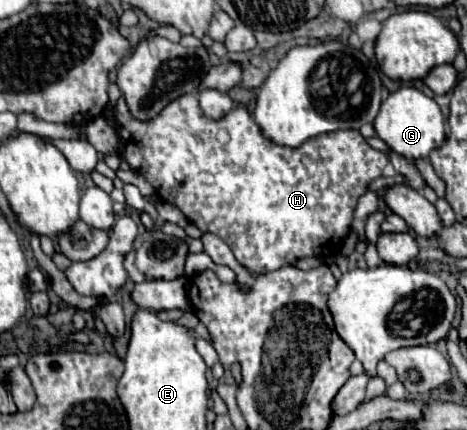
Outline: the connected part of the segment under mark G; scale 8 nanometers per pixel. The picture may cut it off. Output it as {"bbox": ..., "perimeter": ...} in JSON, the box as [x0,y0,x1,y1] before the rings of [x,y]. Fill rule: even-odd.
{"bbox":[373,87,445,161],"perimeter":[[[401,87],[399,91],[391,93],[381,103],[379,115],[375,117],[373,125],[375,125],[377,137],[383,139],[391,151],[395,151],[397,155],[409,161],[429,157],[429,153],[441,147],[445,141],[445,119],[439,105],[431,97],[417,91],[415,87]]]}

